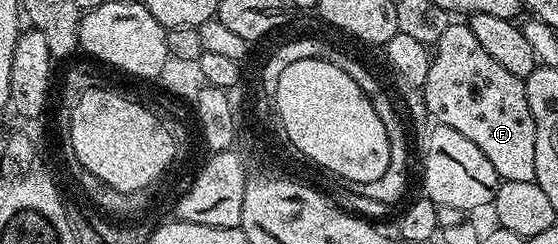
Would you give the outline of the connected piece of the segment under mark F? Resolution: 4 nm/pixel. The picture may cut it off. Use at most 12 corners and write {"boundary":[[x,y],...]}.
{"boundary":[[451,22],[425,108],[471,138],[501,180],[531,182],[524,79]]}

